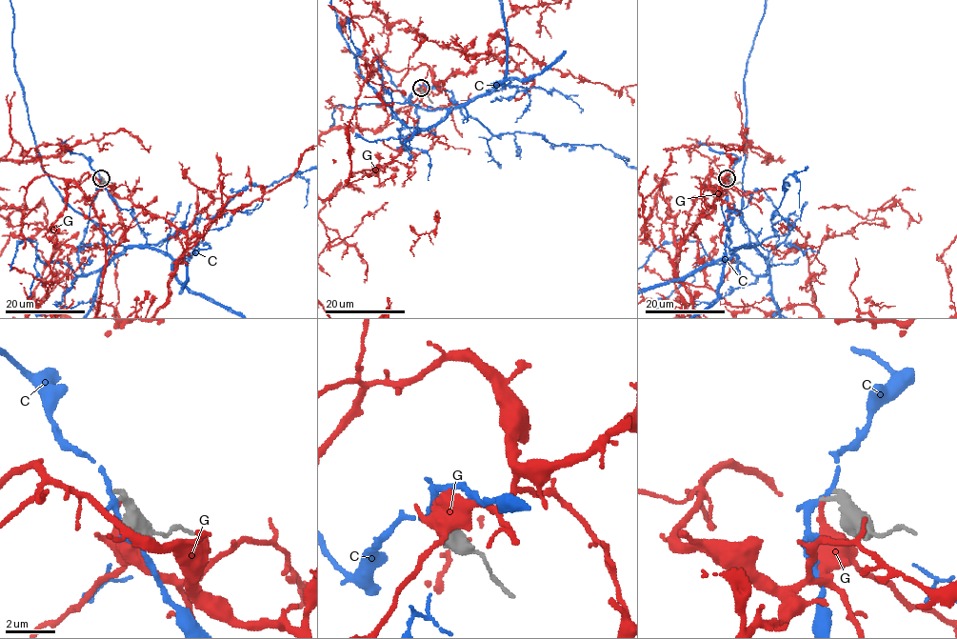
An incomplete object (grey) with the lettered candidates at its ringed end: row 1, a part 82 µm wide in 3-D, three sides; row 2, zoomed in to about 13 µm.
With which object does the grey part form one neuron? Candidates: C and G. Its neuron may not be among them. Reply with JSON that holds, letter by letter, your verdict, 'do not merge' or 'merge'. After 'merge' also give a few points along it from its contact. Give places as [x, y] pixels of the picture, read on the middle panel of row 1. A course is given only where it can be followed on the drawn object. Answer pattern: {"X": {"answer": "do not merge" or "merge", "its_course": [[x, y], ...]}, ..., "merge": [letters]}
{"C": {"answer": "do not merge"}, "G": {"answer": "merge"}, "merge": ["G"]}

